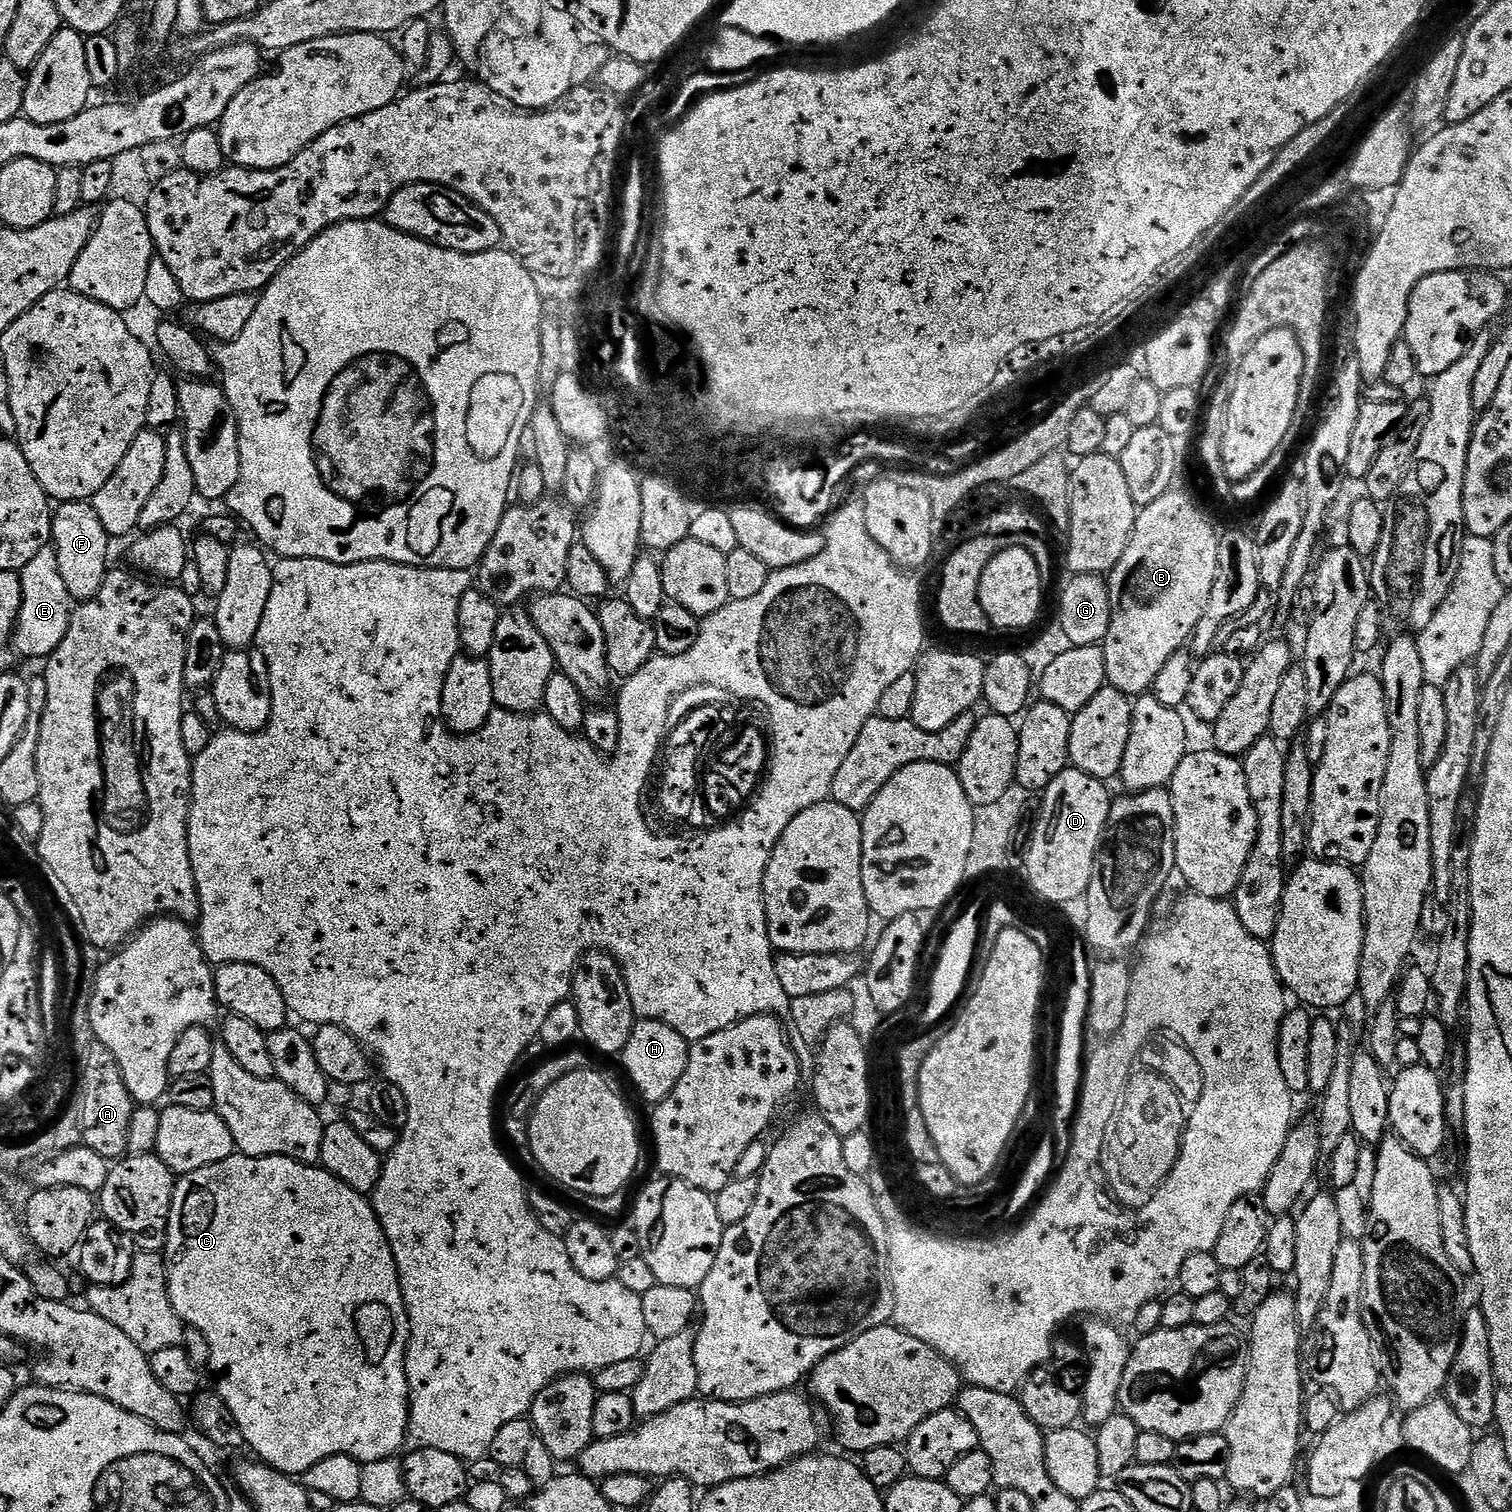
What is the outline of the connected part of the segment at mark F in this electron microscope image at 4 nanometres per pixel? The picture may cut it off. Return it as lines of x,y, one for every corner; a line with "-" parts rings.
70,500
61,503
52,514
51,543
56,550
58,570
62,573
62,582
70,590
73,601
92,600
102,590
102,582
108,577
108,531
102,526
98,514
91,503
82,500

